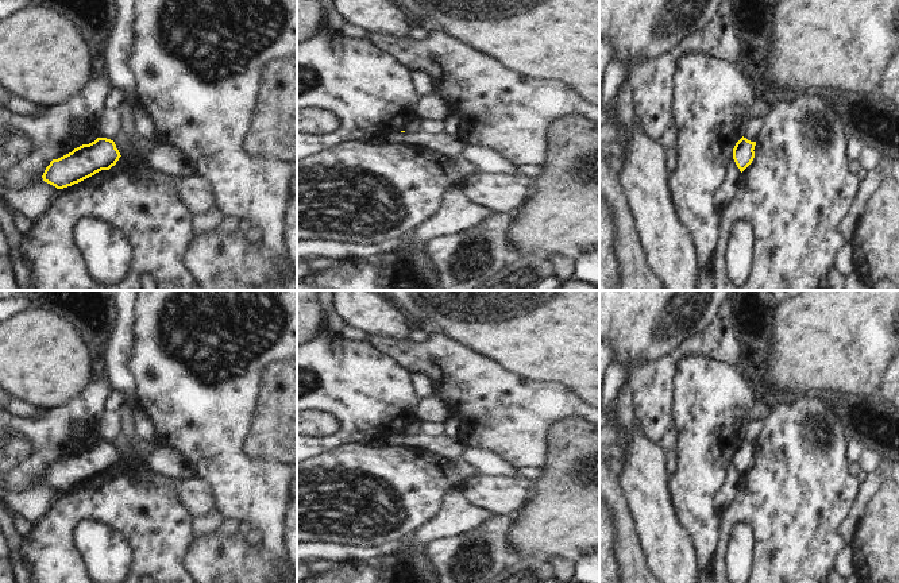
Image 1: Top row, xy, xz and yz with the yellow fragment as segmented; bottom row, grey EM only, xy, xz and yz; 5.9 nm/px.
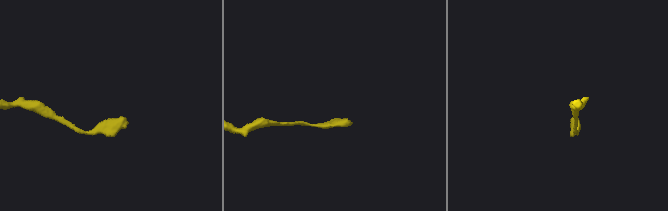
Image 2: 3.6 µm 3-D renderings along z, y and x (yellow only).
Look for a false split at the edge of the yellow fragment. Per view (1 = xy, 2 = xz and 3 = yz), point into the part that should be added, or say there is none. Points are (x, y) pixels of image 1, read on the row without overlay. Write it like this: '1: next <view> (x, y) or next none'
1: next none
2: next none
3: next none

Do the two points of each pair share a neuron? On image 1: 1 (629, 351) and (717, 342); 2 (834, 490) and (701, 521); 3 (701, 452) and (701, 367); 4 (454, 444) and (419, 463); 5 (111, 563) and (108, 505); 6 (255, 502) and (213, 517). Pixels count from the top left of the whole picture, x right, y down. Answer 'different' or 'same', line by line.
1: different
2: different
3: same
4: different
5: different
6: different

